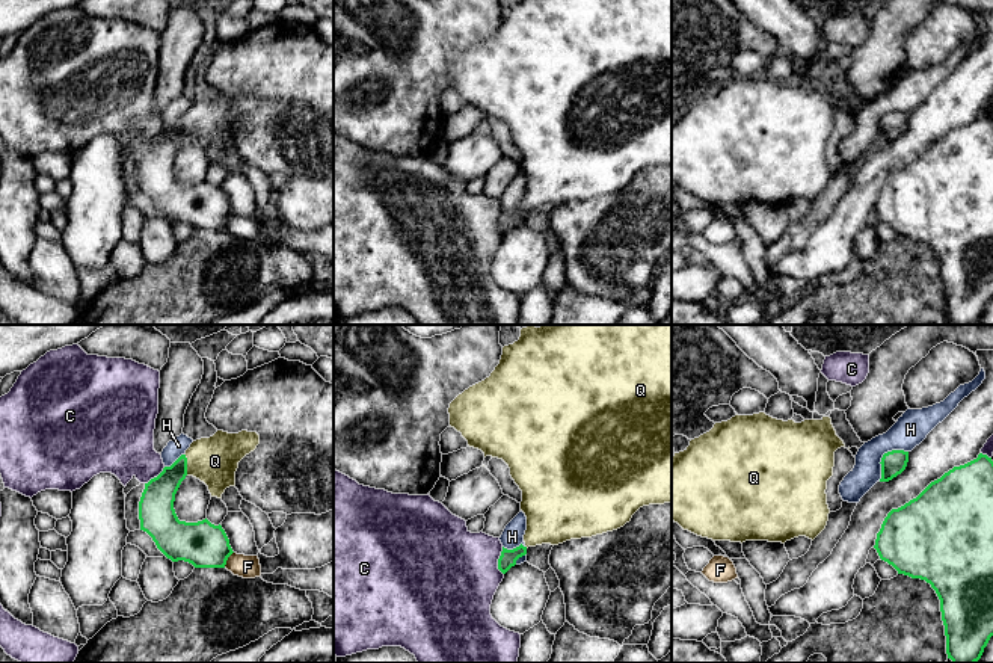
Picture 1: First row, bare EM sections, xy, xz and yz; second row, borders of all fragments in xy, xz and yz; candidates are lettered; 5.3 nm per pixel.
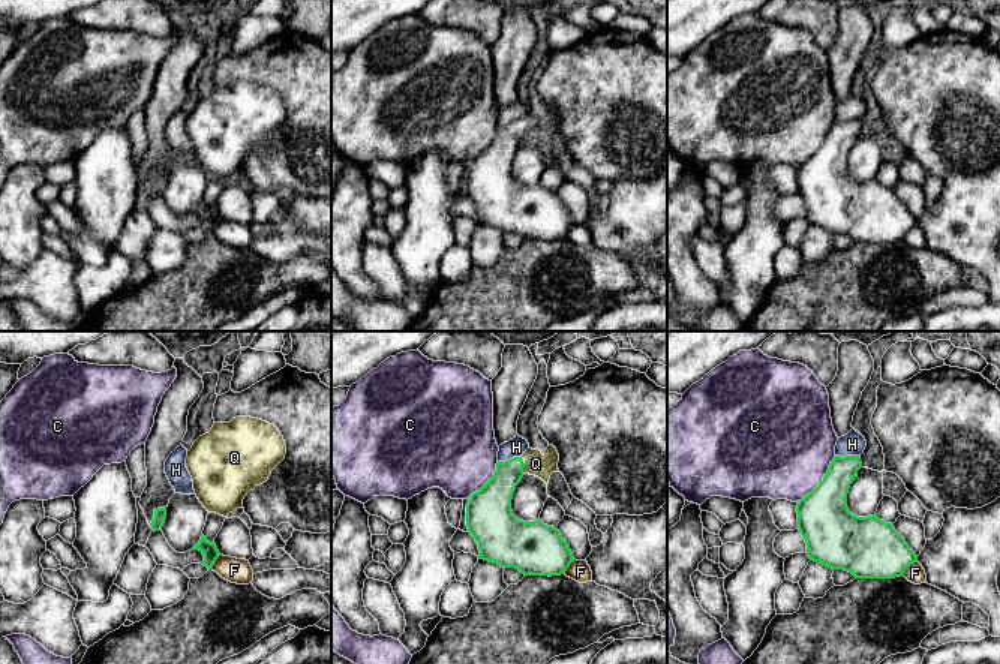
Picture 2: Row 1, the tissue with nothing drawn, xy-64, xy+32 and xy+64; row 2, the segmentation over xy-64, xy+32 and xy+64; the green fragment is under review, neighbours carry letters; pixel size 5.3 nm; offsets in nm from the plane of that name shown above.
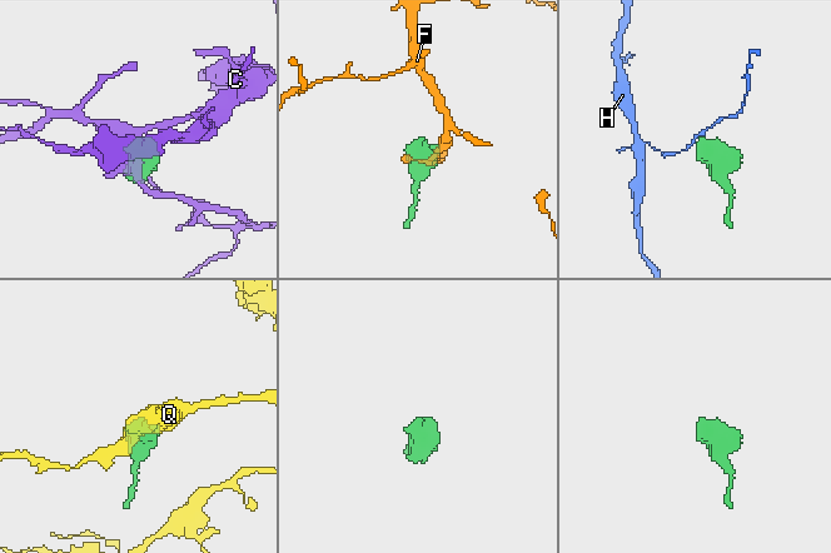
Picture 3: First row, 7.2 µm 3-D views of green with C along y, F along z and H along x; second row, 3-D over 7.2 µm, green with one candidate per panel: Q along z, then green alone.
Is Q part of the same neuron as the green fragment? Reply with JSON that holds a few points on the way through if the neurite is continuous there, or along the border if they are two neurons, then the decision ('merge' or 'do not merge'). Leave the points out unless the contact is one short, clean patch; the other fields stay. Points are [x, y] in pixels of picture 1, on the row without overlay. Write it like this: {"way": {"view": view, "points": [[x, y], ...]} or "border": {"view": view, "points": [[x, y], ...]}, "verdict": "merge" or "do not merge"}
{"way": {"view": "xy", "points": [[157, 160], [163, 148], [186, 126], [215, 123]]}, "verdict": "merge"}

